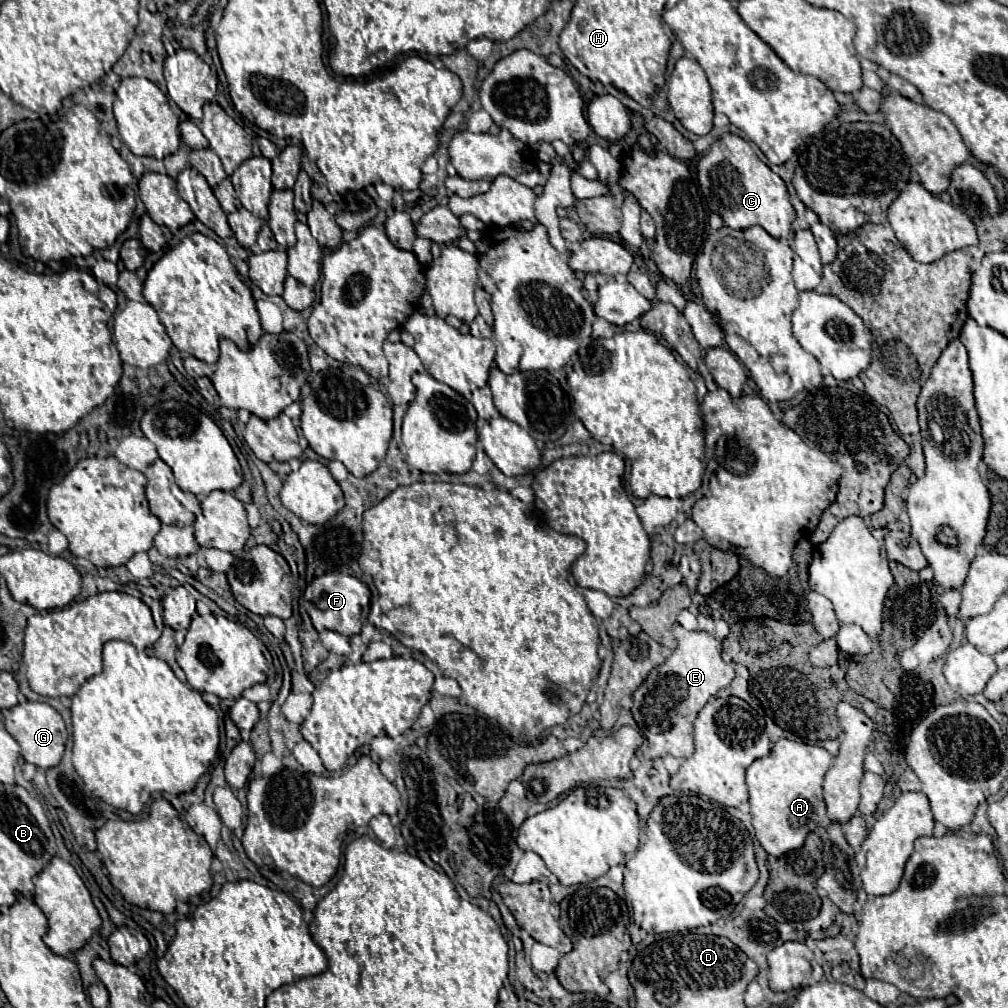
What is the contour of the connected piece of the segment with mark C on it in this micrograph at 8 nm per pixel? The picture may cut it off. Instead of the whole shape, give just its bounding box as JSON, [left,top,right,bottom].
[698,134,796,238]

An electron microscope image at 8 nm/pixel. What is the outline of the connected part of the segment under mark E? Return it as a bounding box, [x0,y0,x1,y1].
[632,624,734,758]

